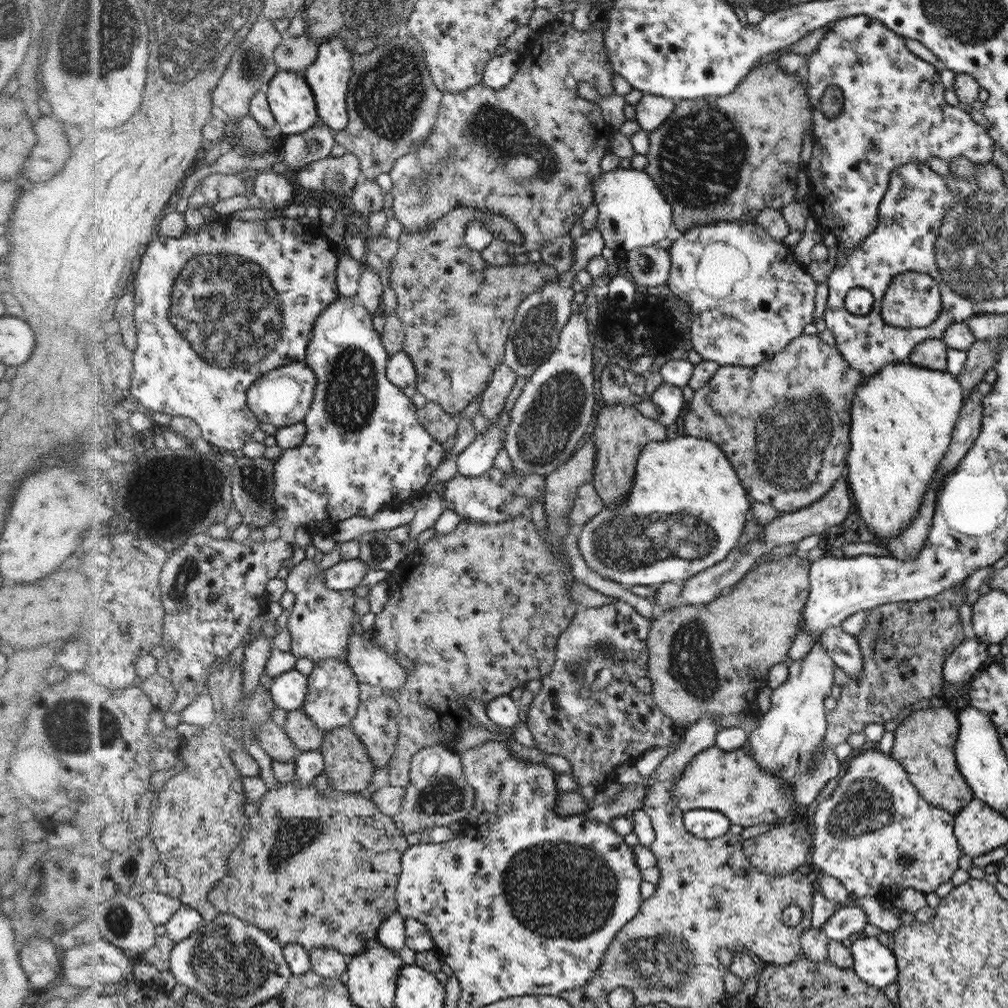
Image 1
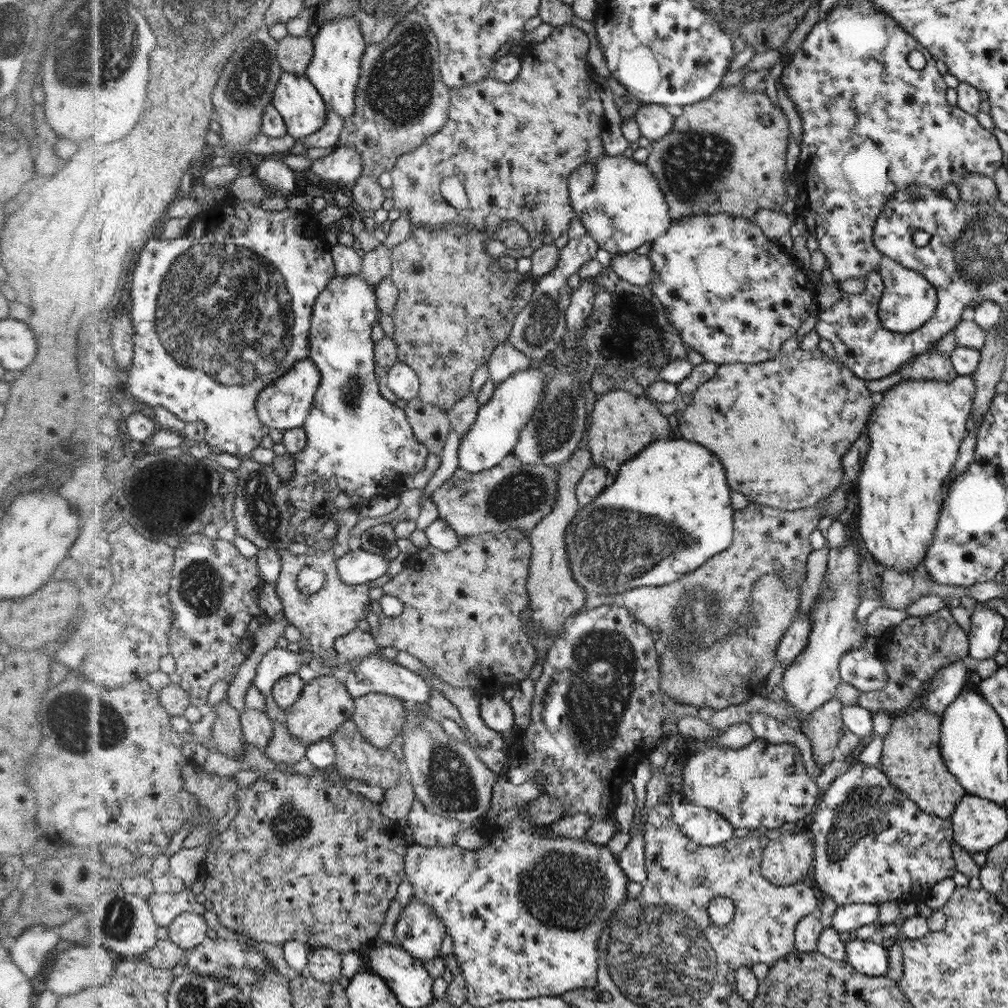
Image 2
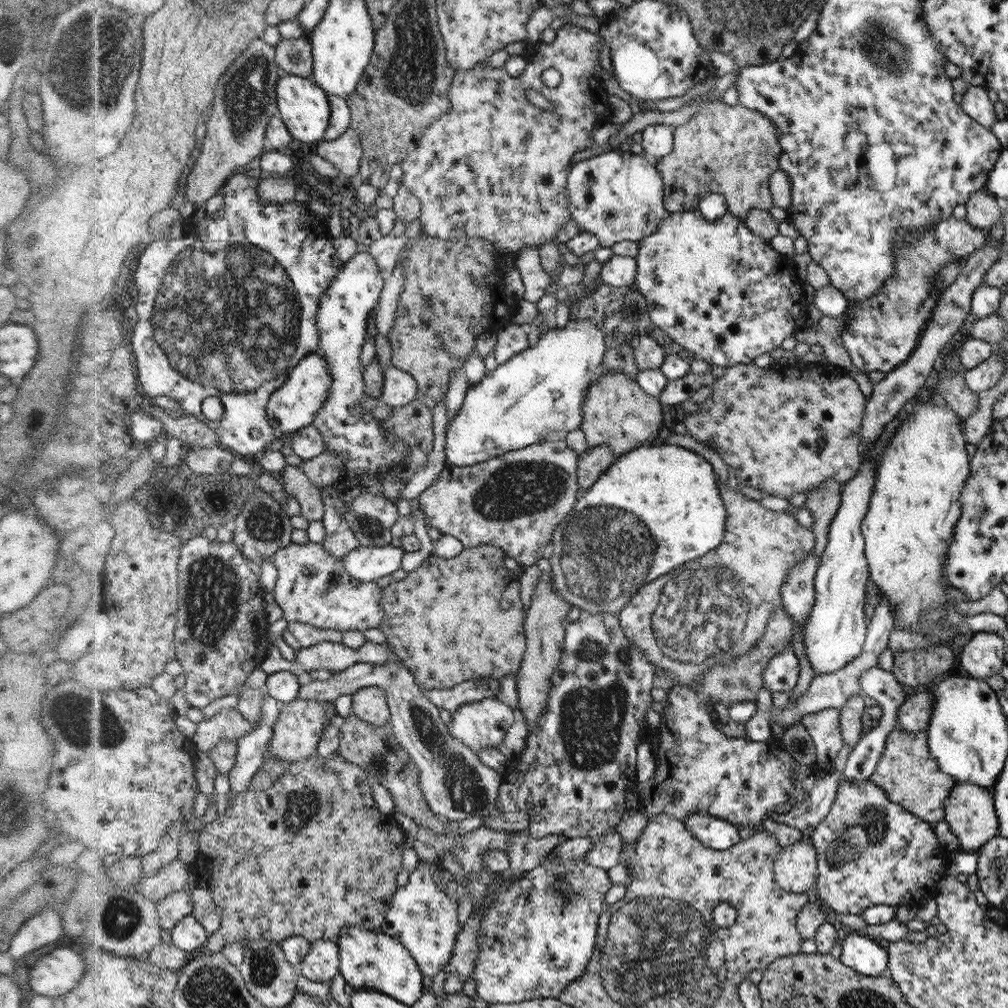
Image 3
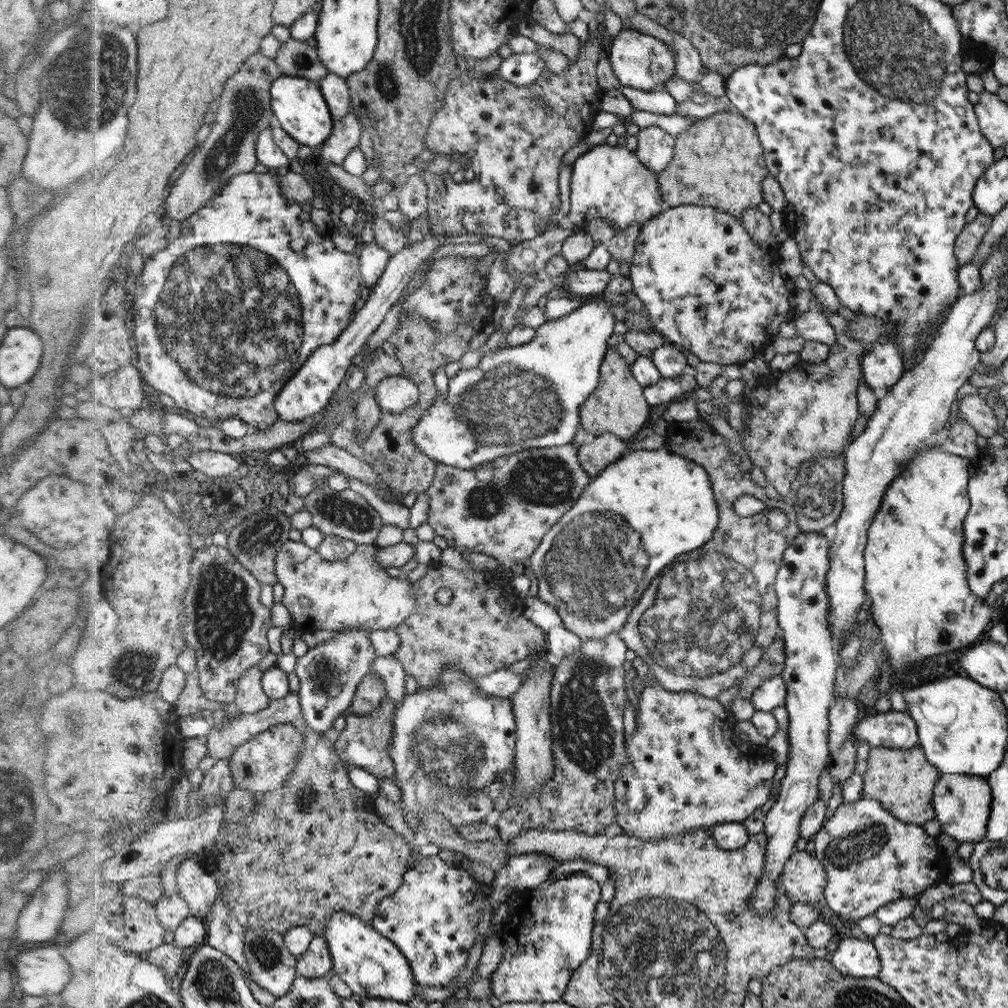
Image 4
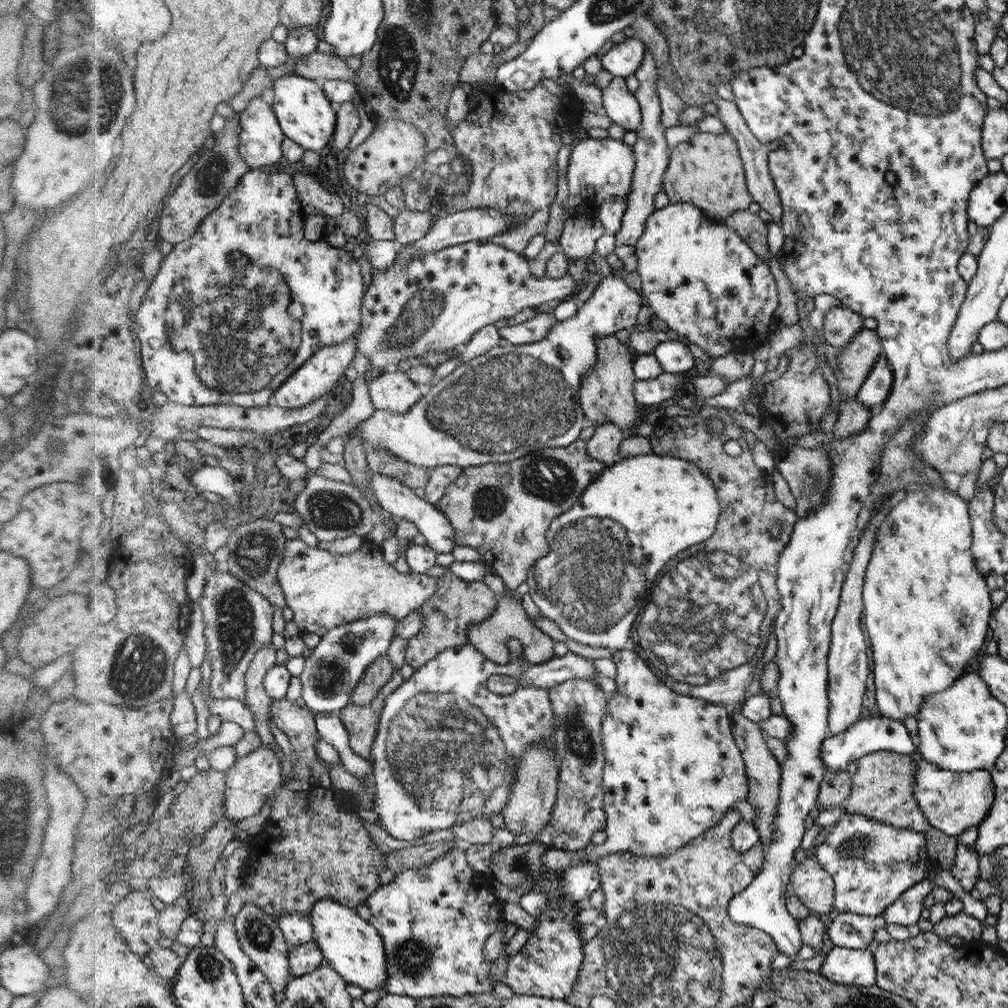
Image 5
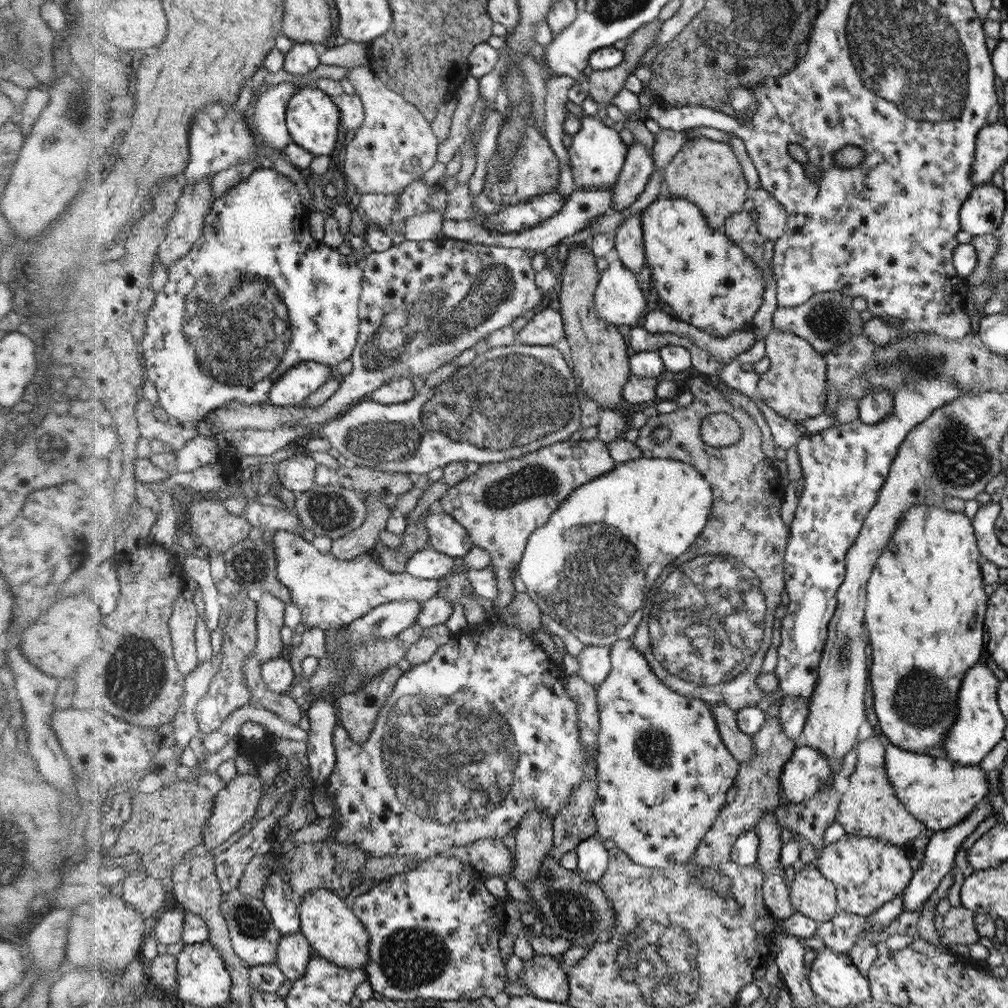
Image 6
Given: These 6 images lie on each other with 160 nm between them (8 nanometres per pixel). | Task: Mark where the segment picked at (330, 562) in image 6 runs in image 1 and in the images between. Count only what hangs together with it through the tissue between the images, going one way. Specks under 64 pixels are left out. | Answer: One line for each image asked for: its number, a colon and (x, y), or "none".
1: (321, 621)
2: (336, 610)
3: (314, 588)
4: (357, 592)
5: (325, 589)

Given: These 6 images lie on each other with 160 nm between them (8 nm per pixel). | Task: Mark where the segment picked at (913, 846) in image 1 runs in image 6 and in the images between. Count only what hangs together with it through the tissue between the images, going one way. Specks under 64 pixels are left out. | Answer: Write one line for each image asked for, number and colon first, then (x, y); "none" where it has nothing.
2: (874, 845)
3: (870, 851)
4: (871, 858)
5: (872, 865)
6: (868, 873)

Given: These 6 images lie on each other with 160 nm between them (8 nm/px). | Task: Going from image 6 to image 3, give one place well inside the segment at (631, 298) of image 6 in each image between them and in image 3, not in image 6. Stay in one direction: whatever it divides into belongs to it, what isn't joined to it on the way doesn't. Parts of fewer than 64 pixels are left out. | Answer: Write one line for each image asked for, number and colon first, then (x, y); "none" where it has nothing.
3: (540, 391)
4: (526, 397)
5: (517, 399)

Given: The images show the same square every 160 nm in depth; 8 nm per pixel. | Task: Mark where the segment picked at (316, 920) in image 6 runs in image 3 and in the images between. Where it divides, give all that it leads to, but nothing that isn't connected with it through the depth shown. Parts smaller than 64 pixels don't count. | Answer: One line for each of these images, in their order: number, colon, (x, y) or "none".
3: (374, 960)
4: (372, 965)
5: (351, 944)

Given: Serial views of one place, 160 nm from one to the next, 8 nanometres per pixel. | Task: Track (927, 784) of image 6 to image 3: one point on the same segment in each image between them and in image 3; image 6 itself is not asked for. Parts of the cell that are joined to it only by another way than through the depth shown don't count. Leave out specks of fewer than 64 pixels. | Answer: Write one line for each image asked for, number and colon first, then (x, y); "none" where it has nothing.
3: (970, 811)
4: (963, 804)
5: (953, 802)

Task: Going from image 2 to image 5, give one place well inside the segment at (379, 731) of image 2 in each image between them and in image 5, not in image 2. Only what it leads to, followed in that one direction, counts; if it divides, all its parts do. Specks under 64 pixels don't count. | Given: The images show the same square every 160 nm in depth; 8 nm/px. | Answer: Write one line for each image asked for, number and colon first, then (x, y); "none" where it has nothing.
3: (369, 703)
4: (370, 692)
5: (379, 673)

